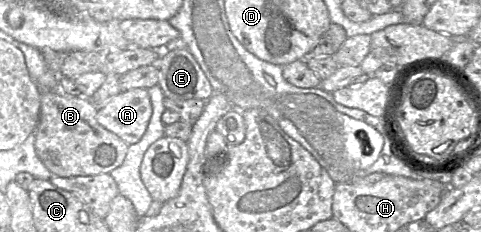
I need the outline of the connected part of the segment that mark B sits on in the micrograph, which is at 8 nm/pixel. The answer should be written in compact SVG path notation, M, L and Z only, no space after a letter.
M60 90L42 91L39 122L35 130L35 149L54 176L110 174L123 163L129 145L98 123L97 110L98 107L91 99L81 95L67 95Z

